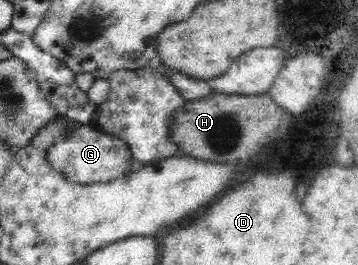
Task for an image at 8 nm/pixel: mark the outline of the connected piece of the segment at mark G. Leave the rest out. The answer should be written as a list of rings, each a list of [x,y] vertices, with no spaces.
[[[91,124],[70,125],[67,131],[46,150],[47,163],[62,173],[66,181],[80,185],[110,182],[125,177],[136,166],[123,140],[96,130]]]

